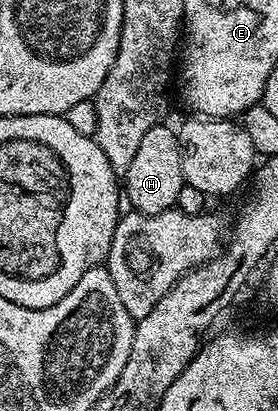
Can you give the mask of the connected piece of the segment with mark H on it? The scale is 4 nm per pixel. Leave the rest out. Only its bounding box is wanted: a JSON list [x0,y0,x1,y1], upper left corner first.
[121,125,185,215]

